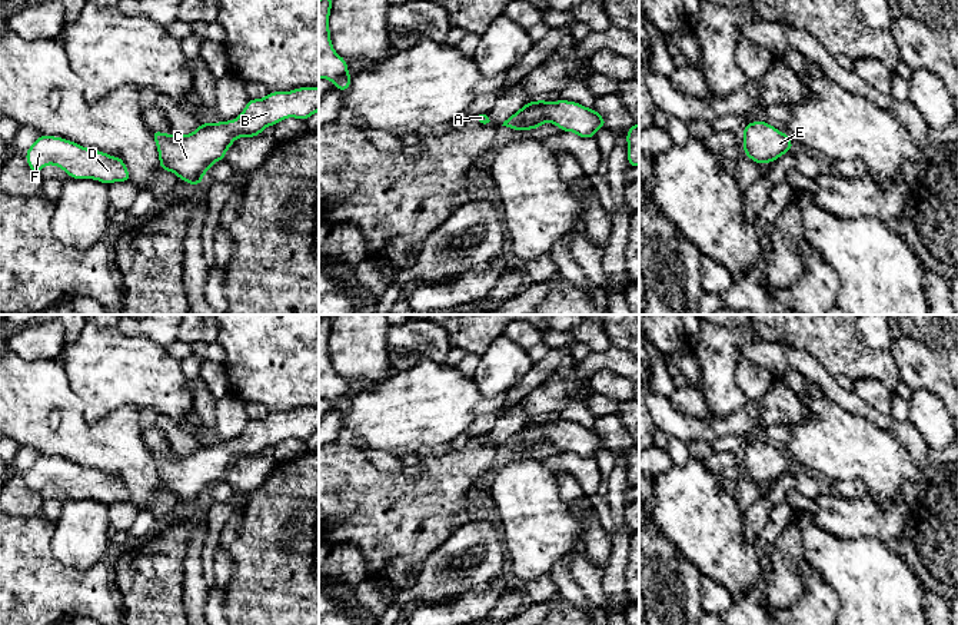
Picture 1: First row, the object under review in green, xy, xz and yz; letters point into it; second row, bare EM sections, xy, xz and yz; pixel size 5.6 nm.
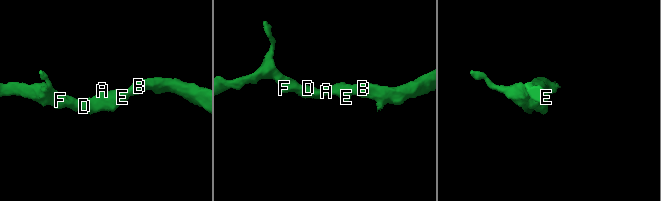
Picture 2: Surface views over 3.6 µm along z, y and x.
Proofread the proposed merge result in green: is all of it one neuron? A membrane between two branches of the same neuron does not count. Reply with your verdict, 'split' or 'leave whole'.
leave whole

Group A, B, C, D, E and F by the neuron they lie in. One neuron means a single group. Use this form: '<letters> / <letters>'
A B C D E F

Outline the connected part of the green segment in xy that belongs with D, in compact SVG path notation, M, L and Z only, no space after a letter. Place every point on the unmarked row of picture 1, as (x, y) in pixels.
M41 455L26 472L27 486L40 493L46 485L64 491L70 499L93 499L104 505L130 502L124 481L86 469L63 458Z

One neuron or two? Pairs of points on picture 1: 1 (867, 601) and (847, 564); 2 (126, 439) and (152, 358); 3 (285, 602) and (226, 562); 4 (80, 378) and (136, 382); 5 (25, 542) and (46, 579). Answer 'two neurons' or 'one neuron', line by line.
1: one neuron
2: two neurons
3: two neurons
4: one neuron
5: one neuron

